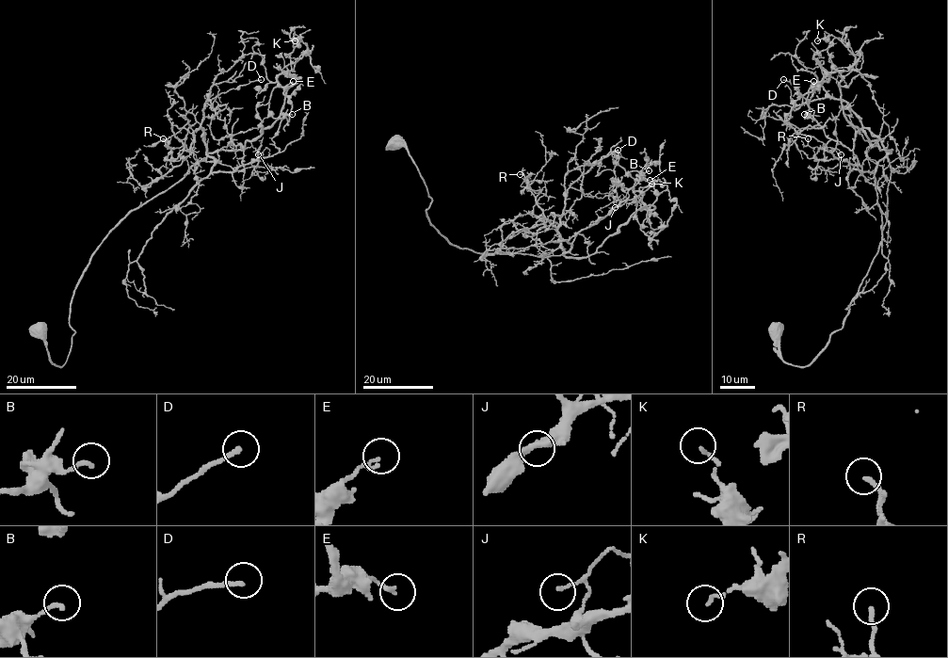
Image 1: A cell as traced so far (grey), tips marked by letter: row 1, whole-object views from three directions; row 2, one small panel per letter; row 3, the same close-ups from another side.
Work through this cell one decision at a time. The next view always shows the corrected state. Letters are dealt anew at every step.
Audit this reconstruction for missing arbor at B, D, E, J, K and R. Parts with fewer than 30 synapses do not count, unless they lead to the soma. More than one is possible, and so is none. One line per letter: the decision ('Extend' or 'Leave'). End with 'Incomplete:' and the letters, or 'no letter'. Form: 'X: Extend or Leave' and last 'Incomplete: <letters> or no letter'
B: Leave
D: Leave
E: Leave
J: Leave
K: Leave
R: Leave
Incomplete: no letter

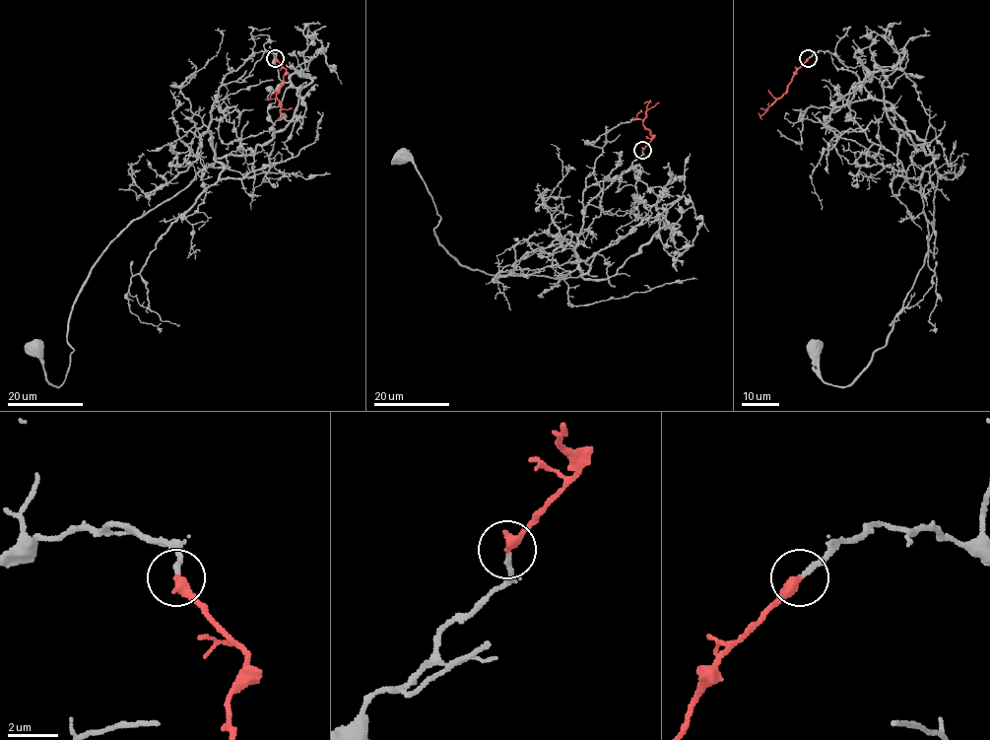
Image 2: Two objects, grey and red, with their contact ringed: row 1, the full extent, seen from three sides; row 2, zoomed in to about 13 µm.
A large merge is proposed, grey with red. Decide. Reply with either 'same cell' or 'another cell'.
same cell

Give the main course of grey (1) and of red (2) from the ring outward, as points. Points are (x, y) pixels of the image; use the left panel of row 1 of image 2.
1: (276, 58), (255, 52), (225, 77), (209, 127), (215, 162), (97, 262), (69, 318), (59, 386), (36, 349)
2: (276, 58), (285, 71), (283, 83), (276, 96), (281, 115), (278, 118)

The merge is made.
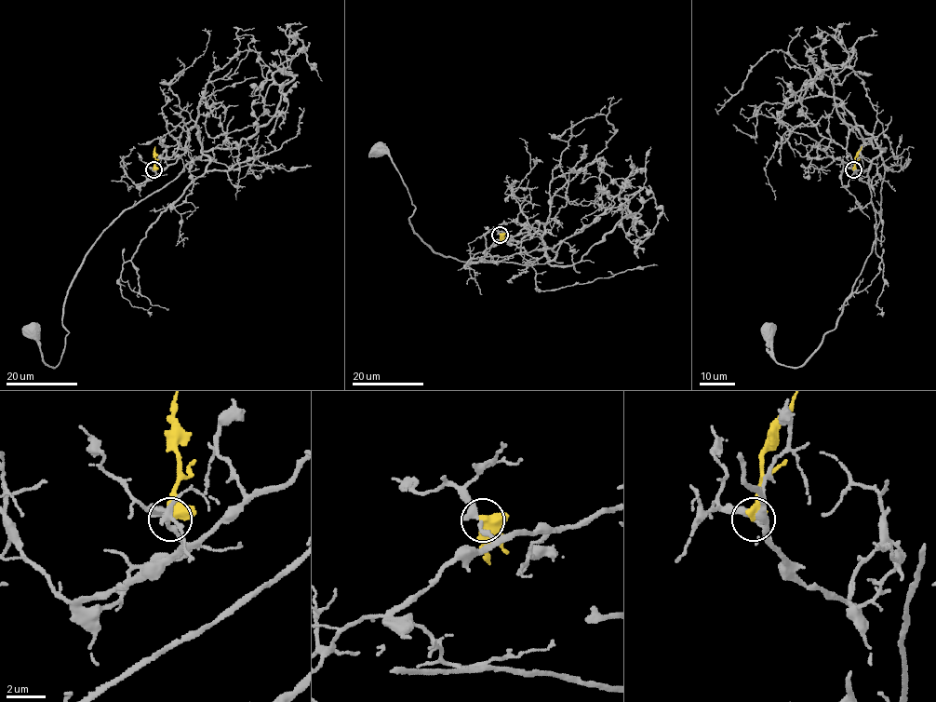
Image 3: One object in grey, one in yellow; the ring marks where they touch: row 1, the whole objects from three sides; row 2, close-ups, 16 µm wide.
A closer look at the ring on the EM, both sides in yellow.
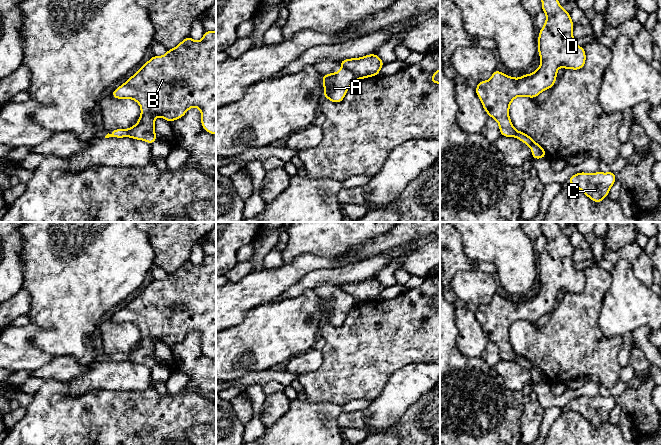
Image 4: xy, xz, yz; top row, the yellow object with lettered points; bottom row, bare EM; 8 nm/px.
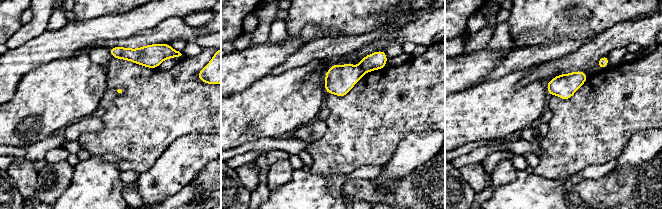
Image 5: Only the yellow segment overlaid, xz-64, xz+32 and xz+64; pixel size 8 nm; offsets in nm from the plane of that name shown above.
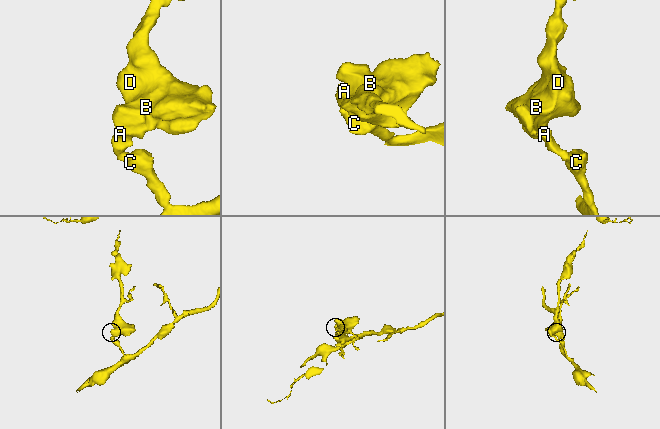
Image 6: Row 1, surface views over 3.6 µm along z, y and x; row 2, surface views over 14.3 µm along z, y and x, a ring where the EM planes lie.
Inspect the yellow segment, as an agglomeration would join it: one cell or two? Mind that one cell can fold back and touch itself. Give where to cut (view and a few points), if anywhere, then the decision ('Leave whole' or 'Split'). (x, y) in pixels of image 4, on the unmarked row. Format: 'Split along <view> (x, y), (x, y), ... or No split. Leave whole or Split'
Split along xz (343, 291), (350, 294), (358, 302). Split

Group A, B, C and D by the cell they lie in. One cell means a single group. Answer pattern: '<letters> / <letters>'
A C / B D

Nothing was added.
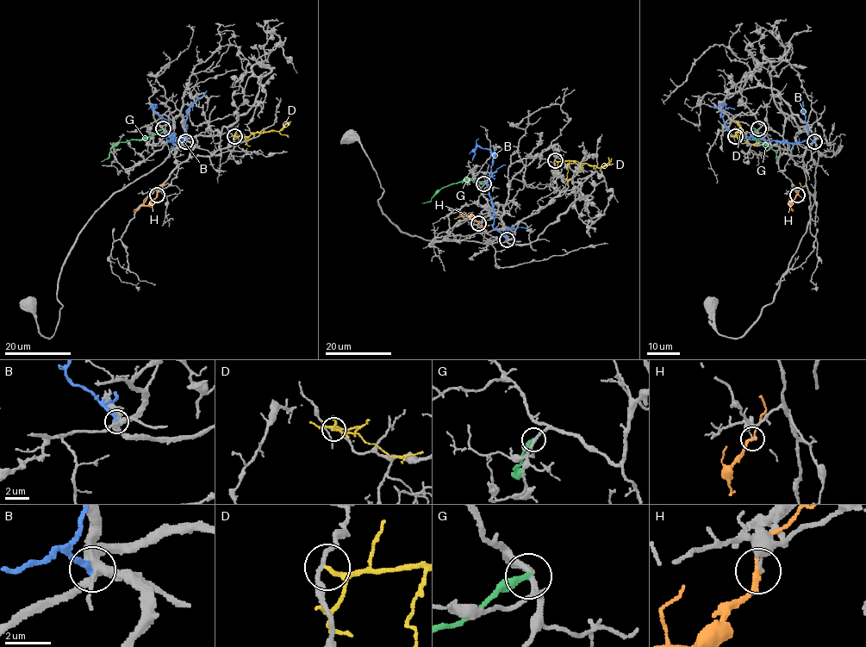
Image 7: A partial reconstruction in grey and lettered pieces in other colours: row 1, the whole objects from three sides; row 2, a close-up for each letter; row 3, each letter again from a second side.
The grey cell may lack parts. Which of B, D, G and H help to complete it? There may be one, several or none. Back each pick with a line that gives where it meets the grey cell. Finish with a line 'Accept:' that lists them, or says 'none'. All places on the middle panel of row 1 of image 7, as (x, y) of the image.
Accept: none

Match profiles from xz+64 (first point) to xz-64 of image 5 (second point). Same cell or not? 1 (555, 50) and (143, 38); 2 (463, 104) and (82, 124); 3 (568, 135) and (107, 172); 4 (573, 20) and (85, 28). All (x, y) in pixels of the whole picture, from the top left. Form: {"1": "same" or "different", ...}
{"1": "same", "2": "different", "3": "different", "4": "different"}

